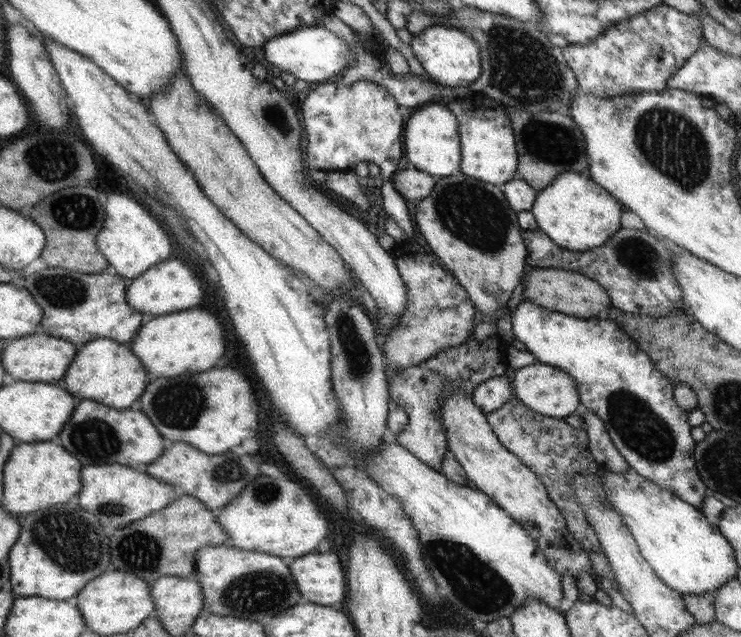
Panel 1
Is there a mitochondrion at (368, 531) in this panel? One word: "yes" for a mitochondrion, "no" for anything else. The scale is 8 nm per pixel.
no

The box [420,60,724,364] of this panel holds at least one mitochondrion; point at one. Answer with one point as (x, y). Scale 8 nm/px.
(671, 142)

